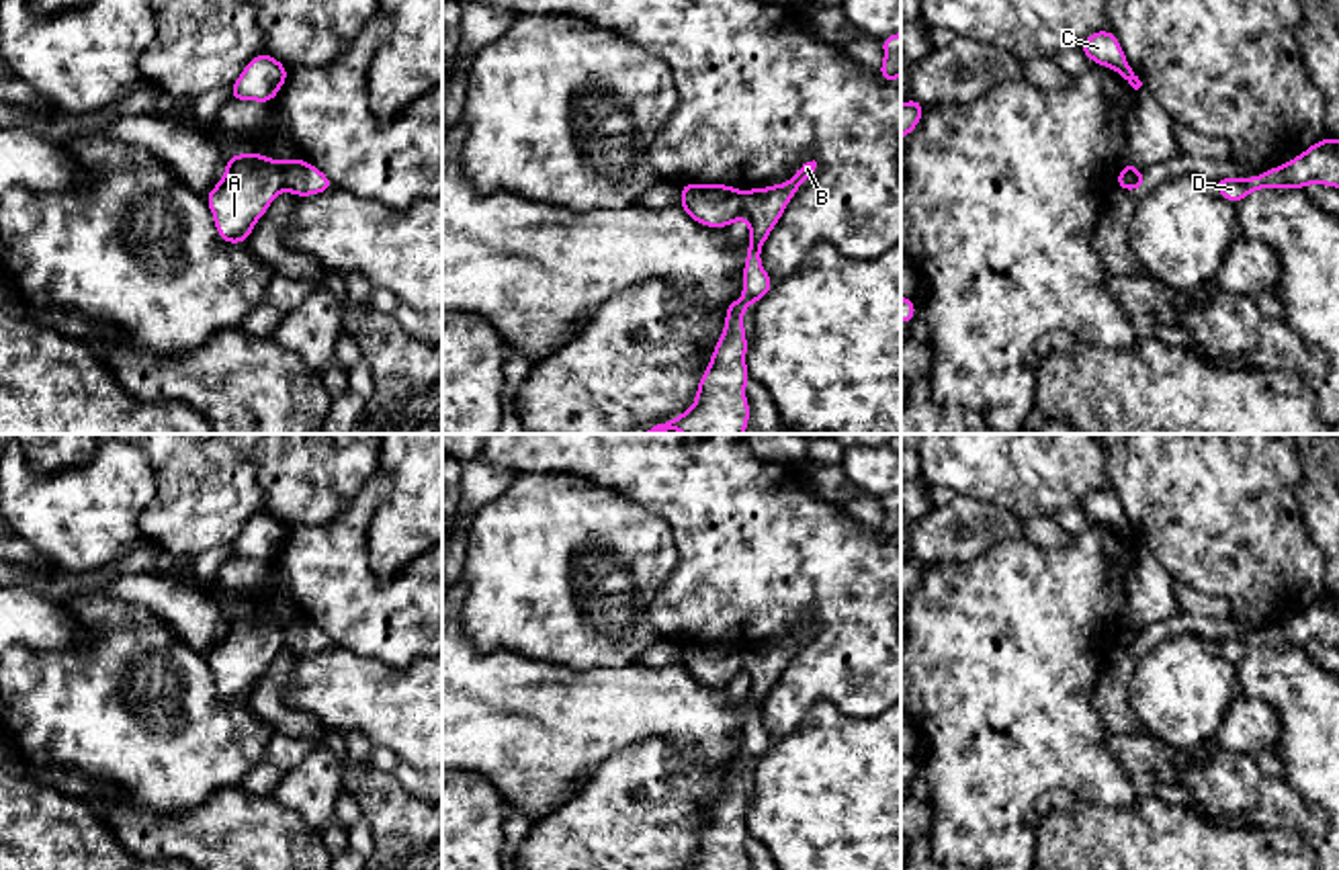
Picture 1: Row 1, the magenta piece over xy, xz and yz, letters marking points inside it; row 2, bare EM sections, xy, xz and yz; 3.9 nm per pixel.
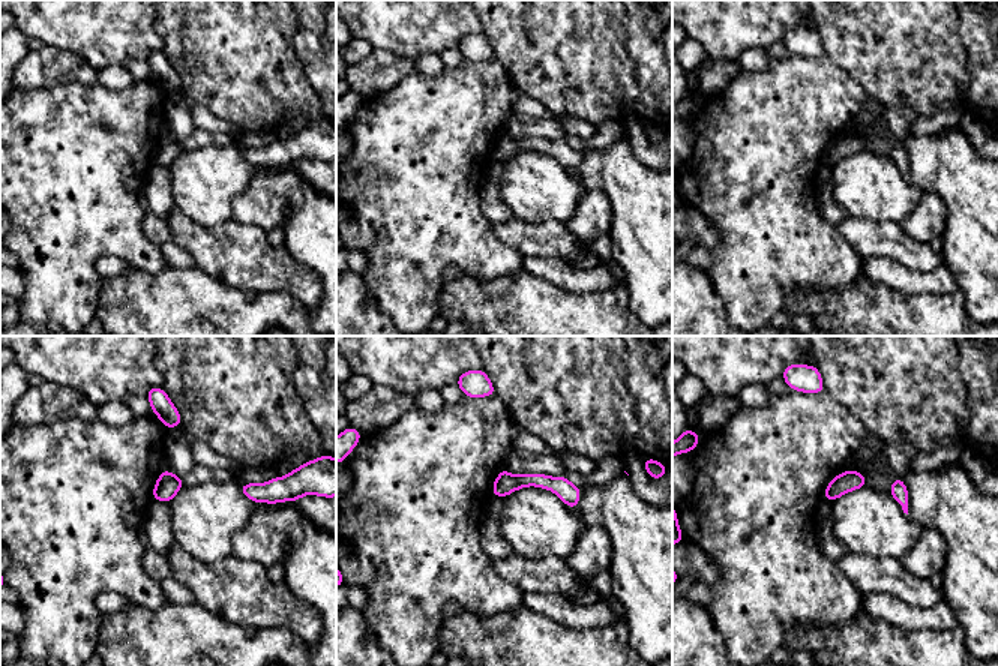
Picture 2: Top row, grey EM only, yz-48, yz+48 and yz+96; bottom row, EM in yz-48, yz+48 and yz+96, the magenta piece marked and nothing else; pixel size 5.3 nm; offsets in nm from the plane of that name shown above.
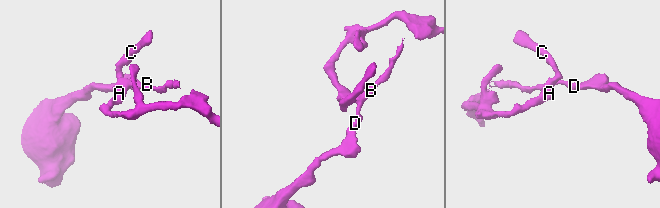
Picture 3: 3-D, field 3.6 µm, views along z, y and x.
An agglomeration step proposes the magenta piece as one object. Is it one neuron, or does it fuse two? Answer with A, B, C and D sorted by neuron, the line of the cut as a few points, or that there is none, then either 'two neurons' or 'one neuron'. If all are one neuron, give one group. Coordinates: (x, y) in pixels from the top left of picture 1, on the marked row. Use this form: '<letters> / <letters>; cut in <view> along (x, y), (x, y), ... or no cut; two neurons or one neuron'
A C / B D; cut in xy along (281, 162), (285, 189); two neurons

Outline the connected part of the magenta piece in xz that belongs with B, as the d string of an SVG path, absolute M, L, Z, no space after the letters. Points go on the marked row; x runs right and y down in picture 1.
M807 162L796 168L794 176L784 184L774 184L766 188L743 190L741 209L743 219L749 223L749 246L743 268L743 297L727 305L725 332L721 334L712 358L700 377L694 405L678 418L670 418L663 424L653 426L647 432L633 434L655 434L667 430L680 430L684 434L743 434L749 424L749 403L745 399L745 383L749 381L745 366L747 338L743 328L743 311L762 301L772 289L772 278L760 262L762 244L768 242L770 231L780 221L786 205L796 194L798 186L807 182L817 168L817 162Z

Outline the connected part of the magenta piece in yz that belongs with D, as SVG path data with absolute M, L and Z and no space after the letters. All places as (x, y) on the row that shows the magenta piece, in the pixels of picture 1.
M1327 137L1312 143L1304 154L1292 158L1284 166L1276 166L1269 172L1251 178L1228 176L1224 180L1212 180L1216 190L1237 205L1249 192L1261 188L1304 188L1312 182L1339 188L1339 139Z

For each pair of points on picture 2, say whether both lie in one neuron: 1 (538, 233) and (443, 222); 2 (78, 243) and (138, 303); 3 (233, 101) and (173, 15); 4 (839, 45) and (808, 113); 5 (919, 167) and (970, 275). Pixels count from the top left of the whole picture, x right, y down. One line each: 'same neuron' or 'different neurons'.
1: different neurons
2: different neurons
3: same neuron
4: different neurons
5: same neuron

